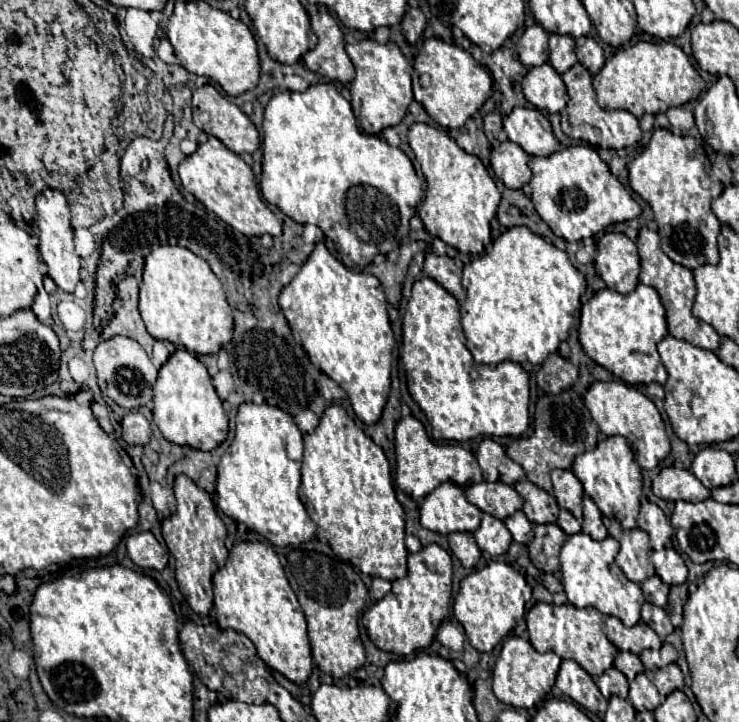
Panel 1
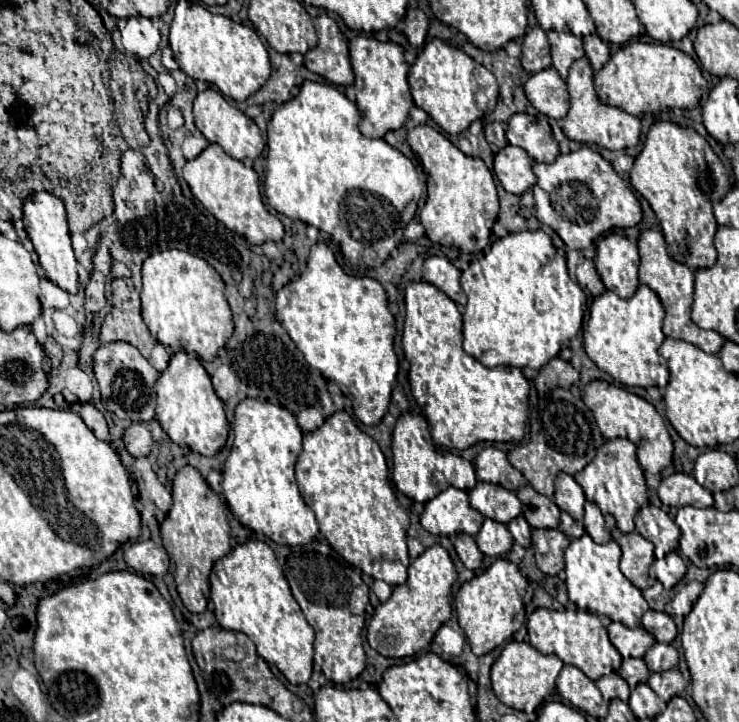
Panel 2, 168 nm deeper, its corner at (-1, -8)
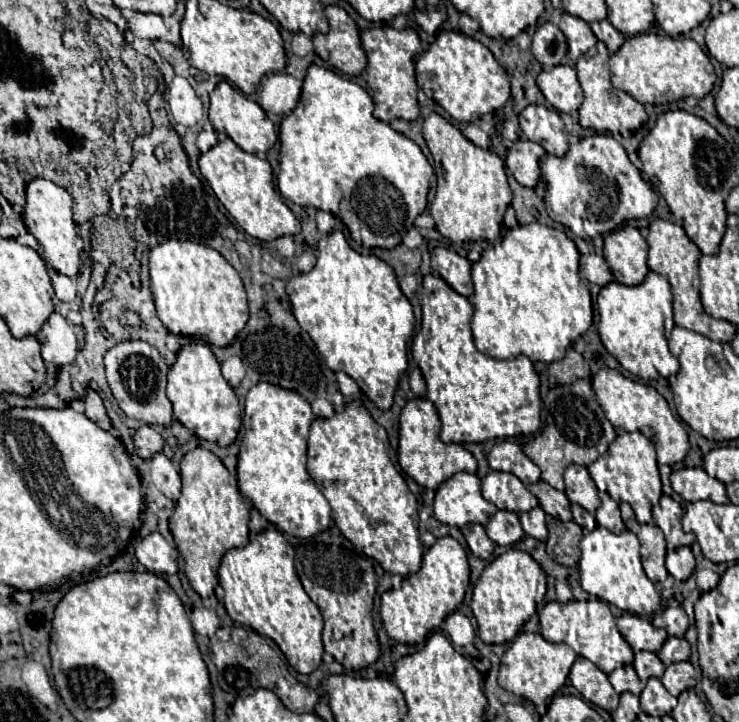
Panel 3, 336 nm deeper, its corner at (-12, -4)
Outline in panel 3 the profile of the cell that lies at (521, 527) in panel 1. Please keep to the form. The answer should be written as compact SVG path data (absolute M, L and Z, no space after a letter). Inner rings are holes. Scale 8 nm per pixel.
M534 507L526 513L520 513L520 523L522 523L522 529L528 537L534 537L538 541L546 541L548 537L548 531L546 531L546 519L544 519L544 511L540 507Z

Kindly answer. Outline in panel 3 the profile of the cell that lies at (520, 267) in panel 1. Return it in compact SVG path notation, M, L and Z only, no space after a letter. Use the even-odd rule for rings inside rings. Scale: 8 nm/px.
M530 223L510 229L504 239L488 247L480 261L472 265L474 295L470 302L474 307L472 335L480 353L494 359L514 359L526 355L532 363L552 363L564 359L566 349L592 325L593 304L588 285L578 273L580 253L572 239L564 231L552 229L542 223Z

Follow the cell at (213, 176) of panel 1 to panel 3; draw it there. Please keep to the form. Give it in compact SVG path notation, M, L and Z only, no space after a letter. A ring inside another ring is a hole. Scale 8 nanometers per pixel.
M224 139L208 153L200 155L200 171L202 177L210 183L218 201L252 237L260 241L274 241L284 235L300 233L298 219L274 189L274 177L268 161L242 151L232 139Z

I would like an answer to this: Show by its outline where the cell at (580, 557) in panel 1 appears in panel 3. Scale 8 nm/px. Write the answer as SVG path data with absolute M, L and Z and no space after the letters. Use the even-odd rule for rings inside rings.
M596 527L594 531L582 537L580 551L582 551L578 561L580 585L588 595L598 597L606 603L612 603L638 617L648 617L662 607L660 593L656 591L654 583L646 577L642 569L640 541L632 531L622 531L614 535L604 527Z

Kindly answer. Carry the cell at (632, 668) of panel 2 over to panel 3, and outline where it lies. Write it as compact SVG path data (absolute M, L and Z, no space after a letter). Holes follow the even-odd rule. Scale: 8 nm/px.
M638 651L634 657L634 669L640 677L642 683L646 683L650 677L662 677L664 675L664 663L656 657L656 653L648 653L648 651Z

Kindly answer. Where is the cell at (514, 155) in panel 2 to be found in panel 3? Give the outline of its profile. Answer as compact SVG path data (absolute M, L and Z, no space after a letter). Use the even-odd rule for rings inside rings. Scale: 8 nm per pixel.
M518 139L506 155L506 167L514 179L524 187L536 187L540 181L540 157L546 151L528 139Z

